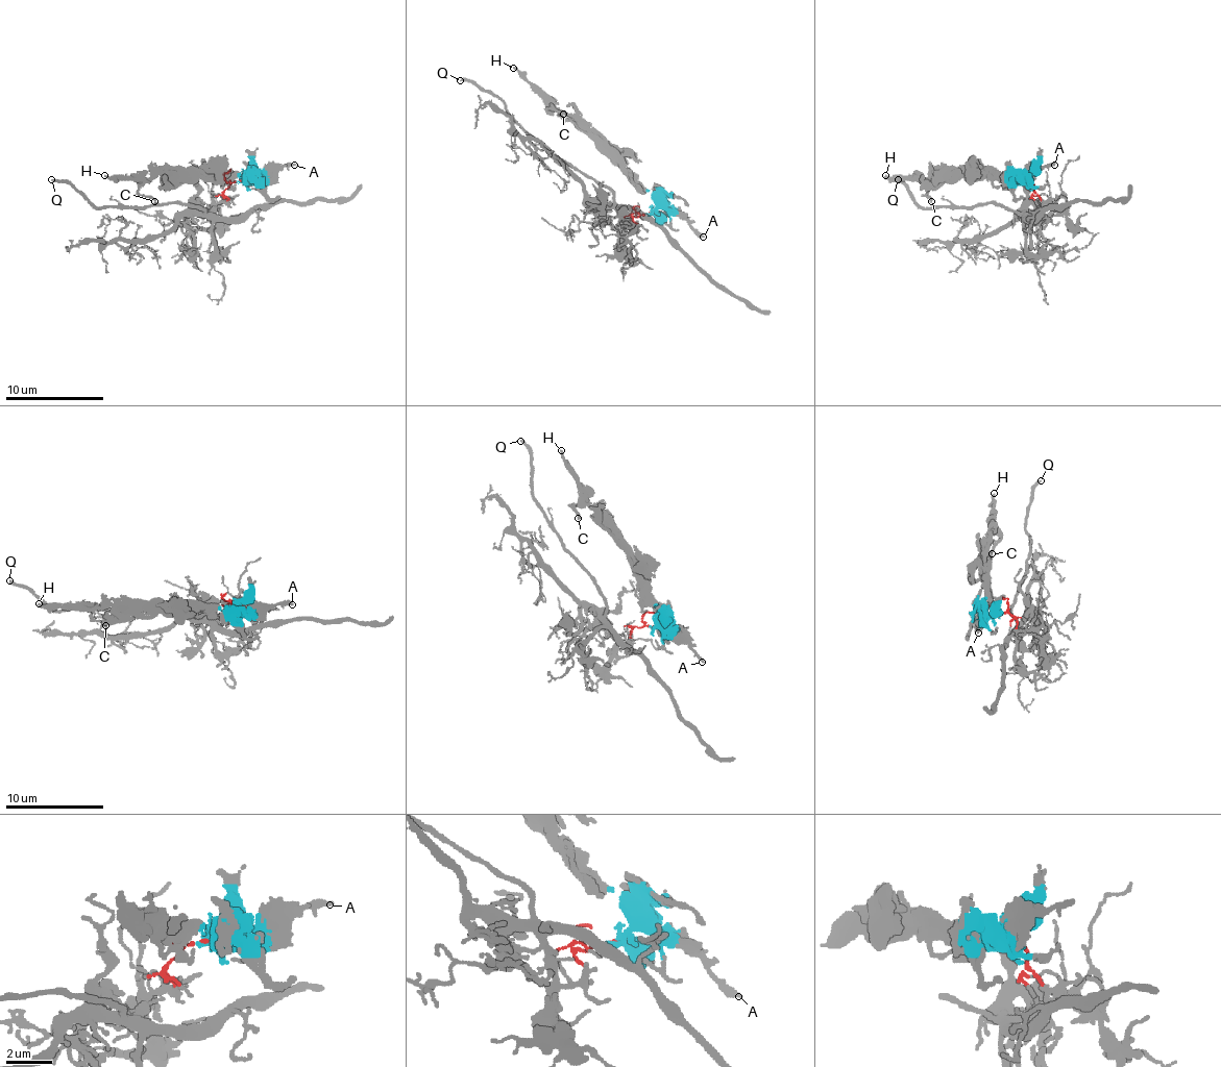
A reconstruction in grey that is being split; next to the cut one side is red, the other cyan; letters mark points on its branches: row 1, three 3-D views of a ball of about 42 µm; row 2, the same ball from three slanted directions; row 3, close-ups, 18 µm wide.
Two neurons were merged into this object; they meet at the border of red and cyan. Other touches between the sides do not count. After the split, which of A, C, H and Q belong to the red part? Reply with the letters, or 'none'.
Q

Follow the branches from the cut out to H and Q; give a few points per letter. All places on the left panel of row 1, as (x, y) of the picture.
H: (238, 181), (246, 181), (241, 176), (105, 174)
Q: (238, 181), (223, 192), (226, 201), (206, 214), (199, 208), (154, 203), (95, 206), (68, 184), (51, 179)

